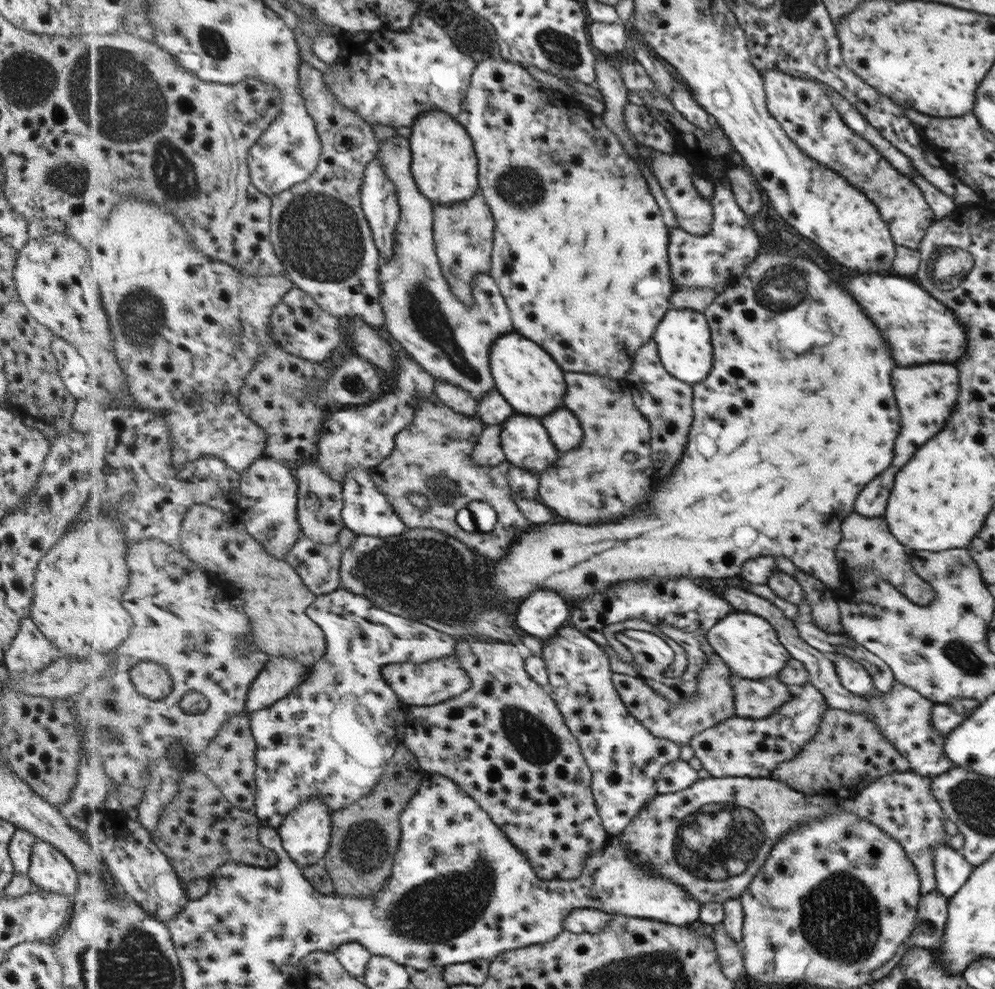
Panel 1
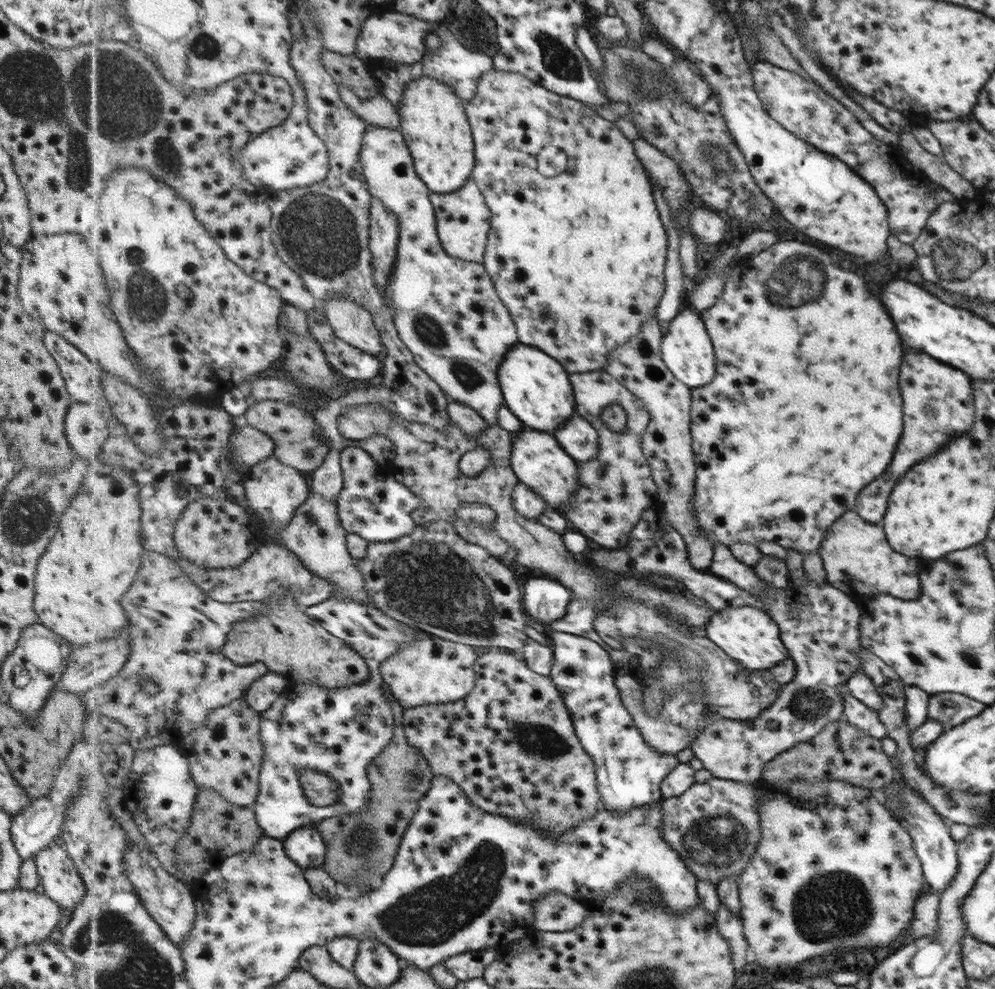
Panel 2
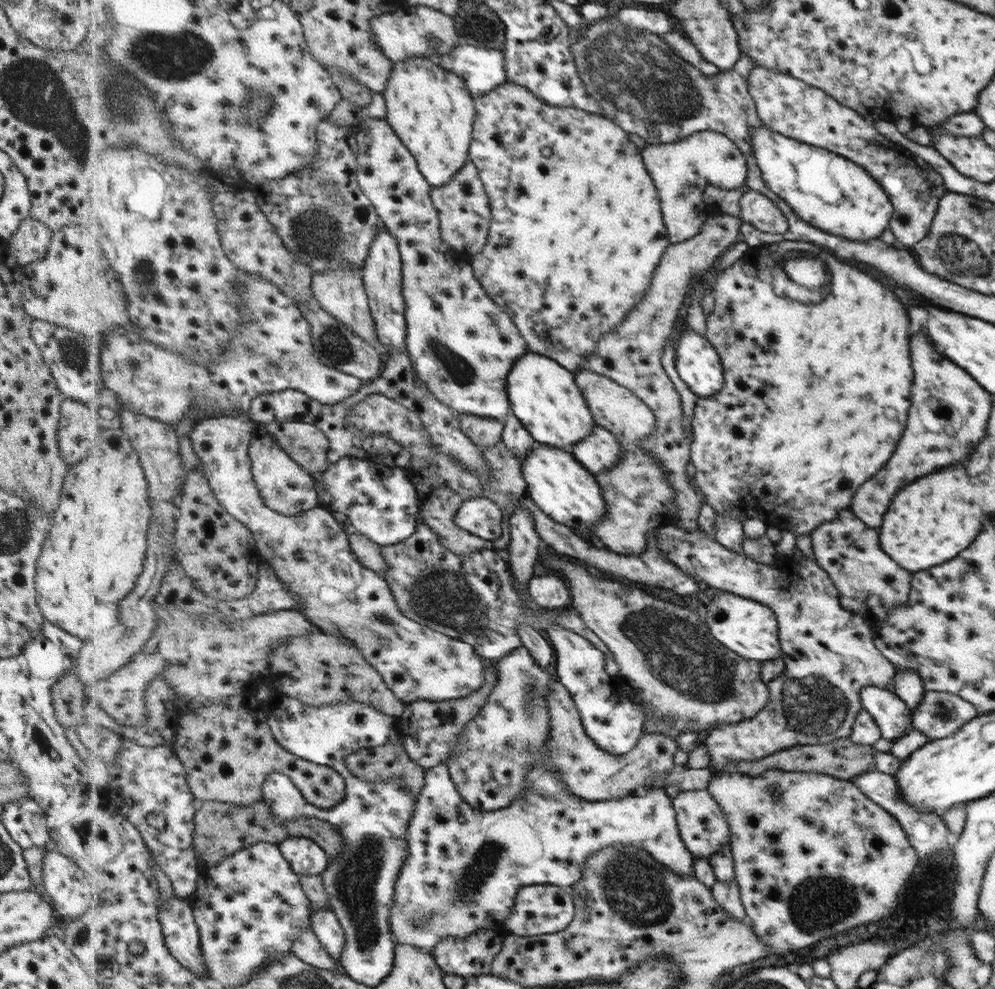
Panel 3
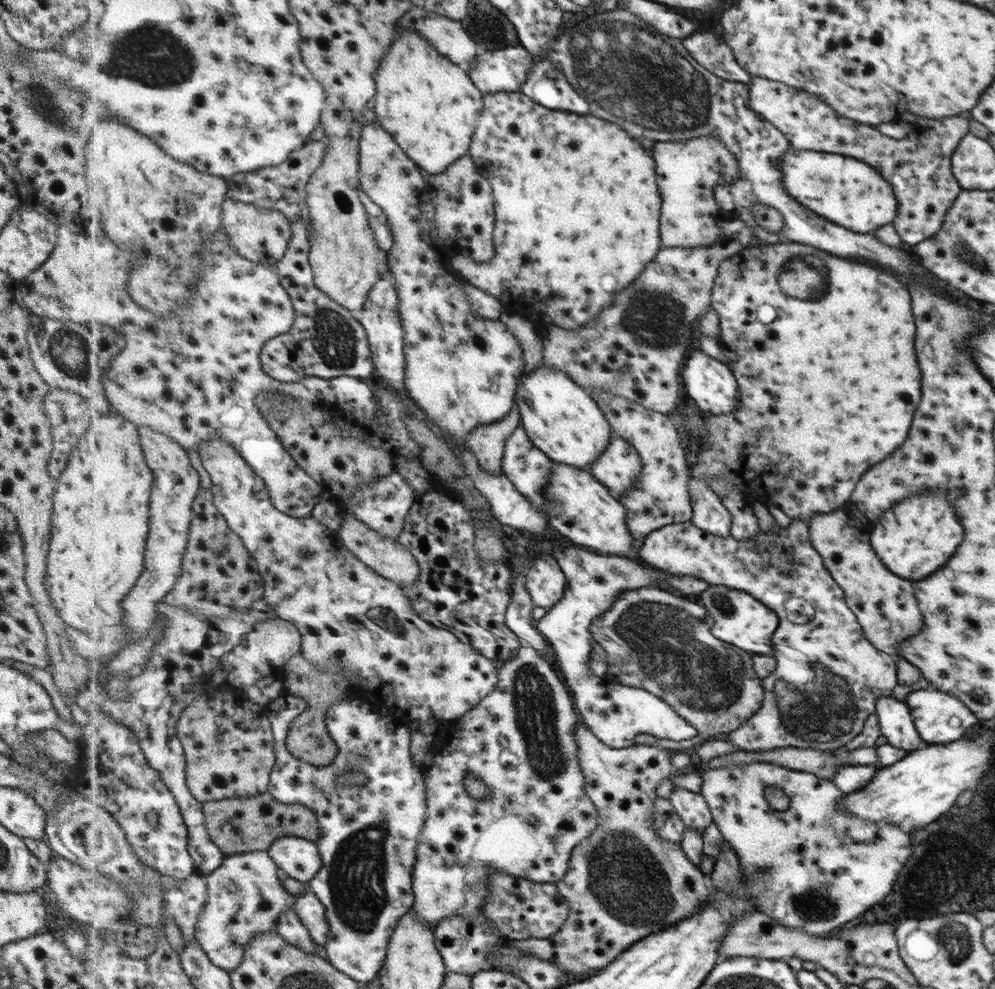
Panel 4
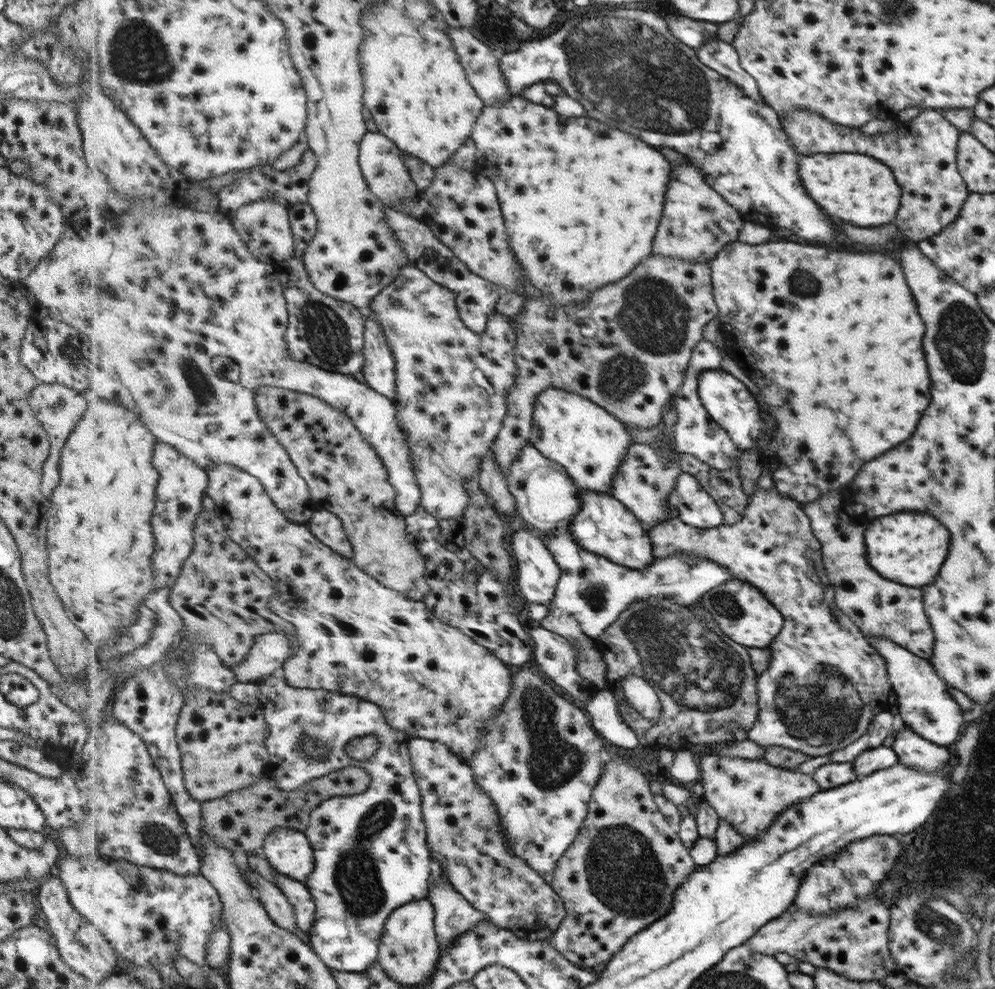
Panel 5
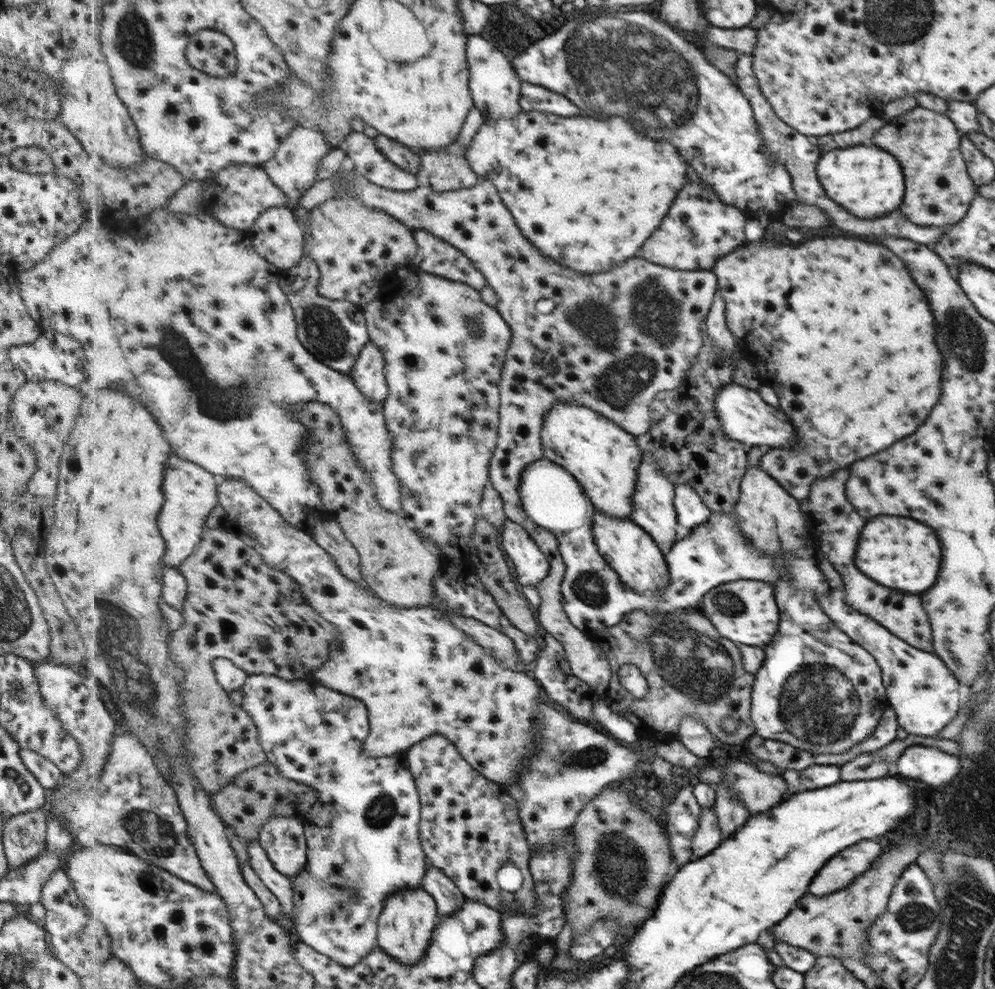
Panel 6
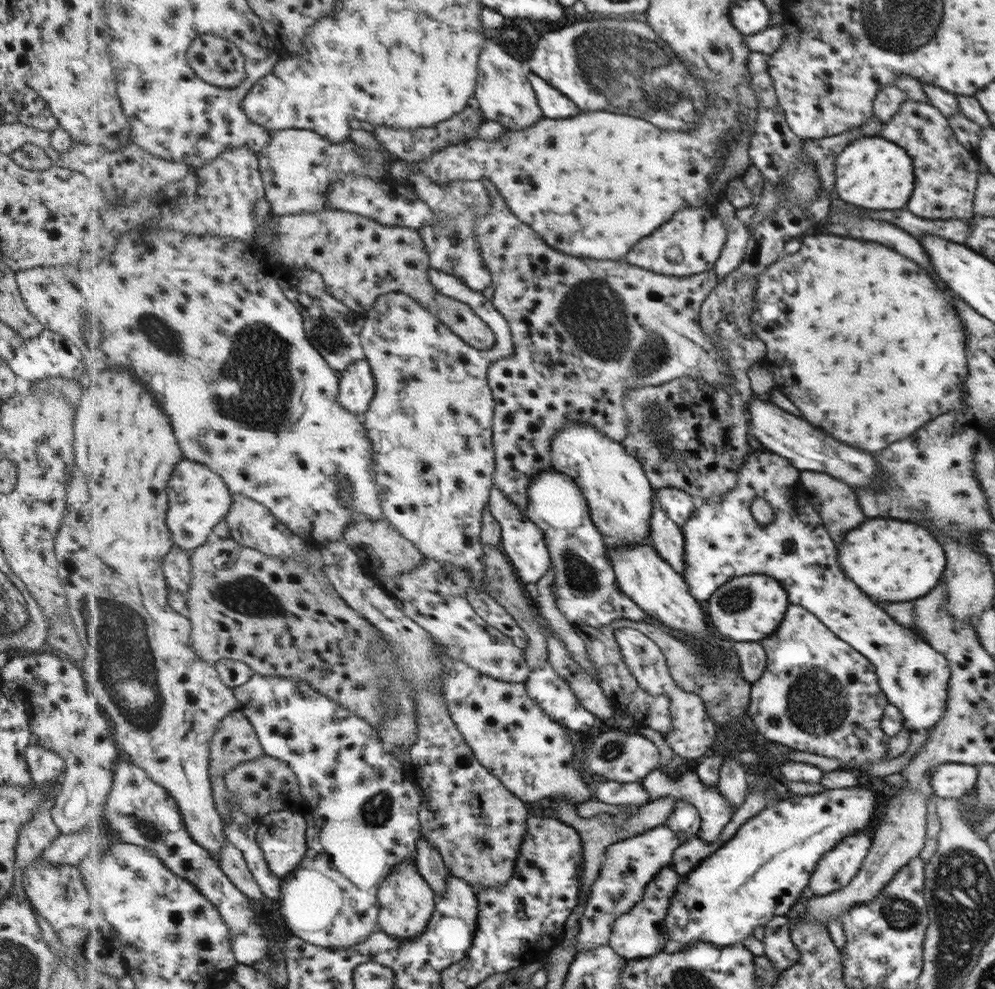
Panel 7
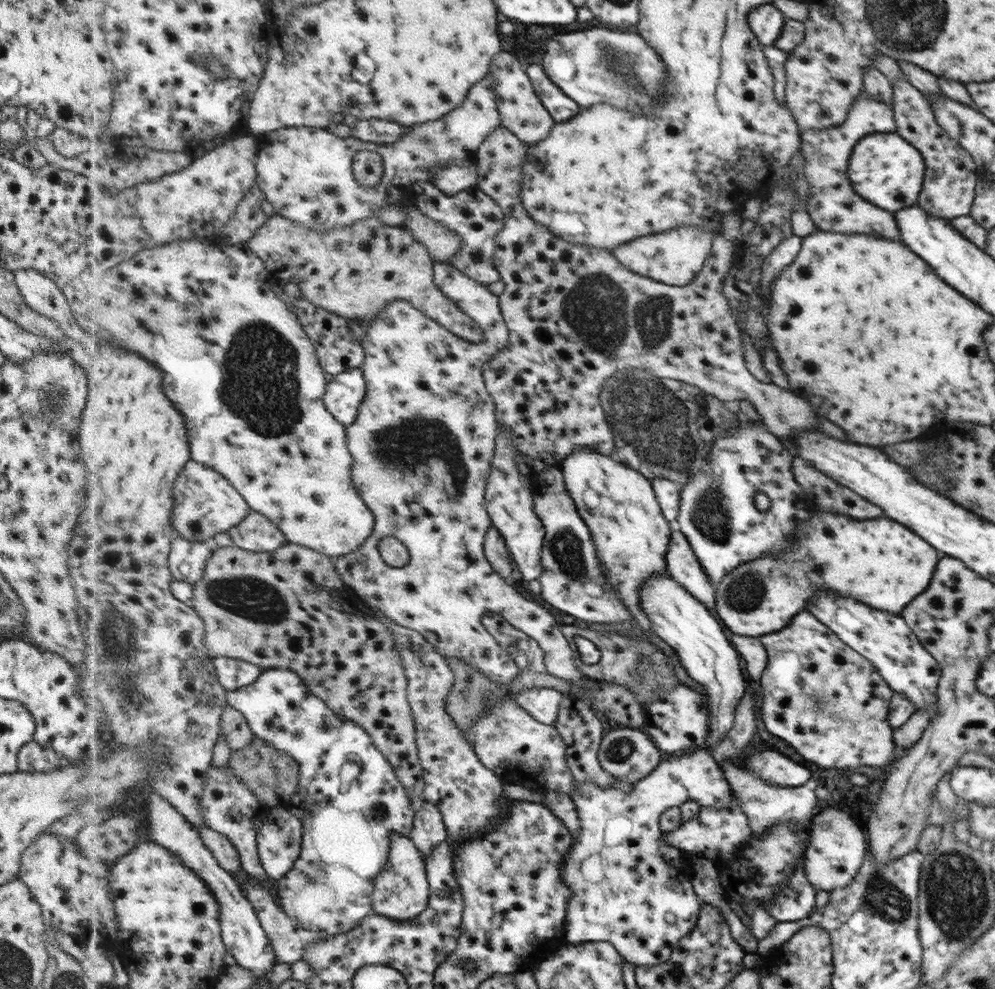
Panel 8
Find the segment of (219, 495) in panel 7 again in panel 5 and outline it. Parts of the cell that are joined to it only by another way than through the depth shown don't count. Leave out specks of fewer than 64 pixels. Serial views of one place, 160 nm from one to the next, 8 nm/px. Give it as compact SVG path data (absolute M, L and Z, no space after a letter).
M157 442L153 464L160 472L157 486L157 505L152 518L156 536L156 554L153 555L153 574L157 589L174 587L189 556L196 547L196 520L203 512L203 498L208 493L210 476L207 470L177 451L177 448Z

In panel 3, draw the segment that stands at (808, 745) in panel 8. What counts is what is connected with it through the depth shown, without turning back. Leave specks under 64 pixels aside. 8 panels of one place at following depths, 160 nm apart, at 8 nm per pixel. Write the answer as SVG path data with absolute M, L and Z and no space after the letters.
M665 522L657 529L658 545L664 552L665 559L673 561L683 573L694 576L699 583L703 582L706 586L735 593L769 607L775 613L776 624L779 626L779 643L783 650L780 659L784 662L784 667L779 676L767 682L767 706L752 719L741 723L720 724L710 731L703 742L712 756L715 771L737 772L735 761L763 759L764 756L791 747L827 744L837 738L849 737L854 720L862 710L861 690L867 686L883 689L897 670L874 644L872 625L866 622L864 617L843 607L839 590L828 574L819 568L816 562L805 557L801 560L794 557L786 560L779 555L778 560L771 566L757 564L757 561L746 556L746 553L735 552L712 539L709 533L703 532L701 528L688 531Z

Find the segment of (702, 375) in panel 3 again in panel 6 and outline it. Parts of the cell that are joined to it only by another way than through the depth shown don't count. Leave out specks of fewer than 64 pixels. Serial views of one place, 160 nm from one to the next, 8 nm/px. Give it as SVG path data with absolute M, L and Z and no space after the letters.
M726 384L716 396L716 409L721 419L721 426L725 429L727 438L737 440L749 447L781 448L795 443L793 425L789 416L782 409L777 410L767 405L757 393L757 390L740 386L739 384Z

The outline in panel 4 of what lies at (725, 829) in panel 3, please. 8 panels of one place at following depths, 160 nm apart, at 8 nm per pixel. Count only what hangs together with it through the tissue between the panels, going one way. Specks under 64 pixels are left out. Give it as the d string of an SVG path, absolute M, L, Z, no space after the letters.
M674 787L669 797L675 810L687 823L687 829L698 830L704 836L705 829L714 818L708 801L701 793L689 789Z

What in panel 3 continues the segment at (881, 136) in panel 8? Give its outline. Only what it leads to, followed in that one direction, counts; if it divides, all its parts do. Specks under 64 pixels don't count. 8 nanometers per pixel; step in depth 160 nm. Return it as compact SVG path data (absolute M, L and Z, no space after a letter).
M766 126L752 132L756 164L768 189L774 192L805 224L845 236L847 240L875 239L887 230L892 203L884 189L861 165L829 152L783 136Z

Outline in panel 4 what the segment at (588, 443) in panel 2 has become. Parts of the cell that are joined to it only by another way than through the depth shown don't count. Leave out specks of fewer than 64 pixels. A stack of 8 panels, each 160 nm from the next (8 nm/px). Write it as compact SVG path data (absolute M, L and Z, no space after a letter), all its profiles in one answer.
M613 434L607 451L591 465L590 471L617 497L637 487L644 469L636 448L624 437Z

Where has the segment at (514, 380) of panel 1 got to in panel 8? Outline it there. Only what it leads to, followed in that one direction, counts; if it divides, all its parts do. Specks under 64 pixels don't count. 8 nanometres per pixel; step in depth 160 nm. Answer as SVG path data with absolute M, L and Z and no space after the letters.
M591 447L575 451L563 461L559 468L564 472L569 495L573 497L580 515L584 517L584 521L592 532L597 557L605 569L604 578L618 592L624 605L629 609L632 614L631 622L636 622L642 631L649 631L650 637L655 639L653 621L642 605L642 588L646 586L650 578L668 574L667 554L672 544L674 524L665 516L660 502L657 501L652 480L637 469L631 469L615 456L609 457L597 453L597 449L591 449Z

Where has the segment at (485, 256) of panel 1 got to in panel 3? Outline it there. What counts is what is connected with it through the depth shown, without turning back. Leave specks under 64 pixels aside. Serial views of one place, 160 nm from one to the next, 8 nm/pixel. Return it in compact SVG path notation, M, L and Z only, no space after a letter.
M469 160L451 179L440 187L432 187L432 201L439 211L440 231L444 241L459 253L475 256L488 243L492 224L492 205L477 165Z

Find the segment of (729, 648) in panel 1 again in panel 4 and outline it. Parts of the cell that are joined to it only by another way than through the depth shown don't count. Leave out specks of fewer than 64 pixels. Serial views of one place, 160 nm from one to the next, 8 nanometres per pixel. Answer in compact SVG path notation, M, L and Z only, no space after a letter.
M710 585L708 590L709 592L705 592L701 600L715 620L715 626L712 626L713 636L729 644L735 644L750 654L772 656L774 652L772 635L779 626L779 617L776 612L761 604L751 593L739 589Z

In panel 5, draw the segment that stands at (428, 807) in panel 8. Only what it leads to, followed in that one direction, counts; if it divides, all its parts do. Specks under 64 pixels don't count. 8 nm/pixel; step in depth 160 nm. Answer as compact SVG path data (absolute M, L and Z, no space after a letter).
M445 877L436 878L431 881L429 899L436 908L436 934L441 949L451 950L459 936L465 936L467 932L477 930L481 922L487 922L488 917L480 910L475 909L469 901L452 885Z

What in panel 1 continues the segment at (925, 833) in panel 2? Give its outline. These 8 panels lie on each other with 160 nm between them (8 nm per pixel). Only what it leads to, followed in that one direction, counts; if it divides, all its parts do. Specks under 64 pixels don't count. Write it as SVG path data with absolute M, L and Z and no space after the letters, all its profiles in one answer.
M947 844L936 846L936 851L932 856L932 865L937 882L935 890L947 898L960 890L974 867L964 859L964 856L958 854Z

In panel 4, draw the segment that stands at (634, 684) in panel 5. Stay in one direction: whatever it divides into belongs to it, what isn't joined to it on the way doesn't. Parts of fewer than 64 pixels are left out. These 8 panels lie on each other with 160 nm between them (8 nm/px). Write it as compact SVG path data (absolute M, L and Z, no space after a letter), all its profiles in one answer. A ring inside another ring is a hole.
M522 425L515 429L515 433L506 441L502 470L511 479L515 489L525 497L529 497L529 501L544 513L548 521L548 503L547 498L545 498L545 491L549 487L552 469L553 461L549 459L549 456L545 455L545 452L537 448L532 438L529 437L527 430ZM566 538L563 539L565 539L565 544L563 545L553 546L553 542L551 543L552 554L566 574L565 596L555 606L550 607L549 612L536 623L536 627L546 636L546 639L556 652L556 658L564 678L573 690L576 710L579 712L581 720L596 733L597 738L600 738L605 744L613 748L629 748L635 745L635 736L637 734L651 734L654 737L678 741L689 740L689 738L697 736L697 728L689 724L685 718L679 716L679 713L667 702L664 702L660 696L655 696L655 694L644 688L636 688L619 683L609 684L604 677L595 676L592 673L590 669L590 654L594 647L594 636L591 628L594 620L597 620L602 614L610 610L613 603L617 602L617 599L628 590L651 587L655 582L661 584L665 580L667 584L676 588L685 596L685 594L701 594L701 592L708 590L710 584L706 580L694 576L676 575L649 566L641 559L630 560L629 557L624 558L616 555L600 556L599 552L594 553L582 550L580 546L573 544Z

